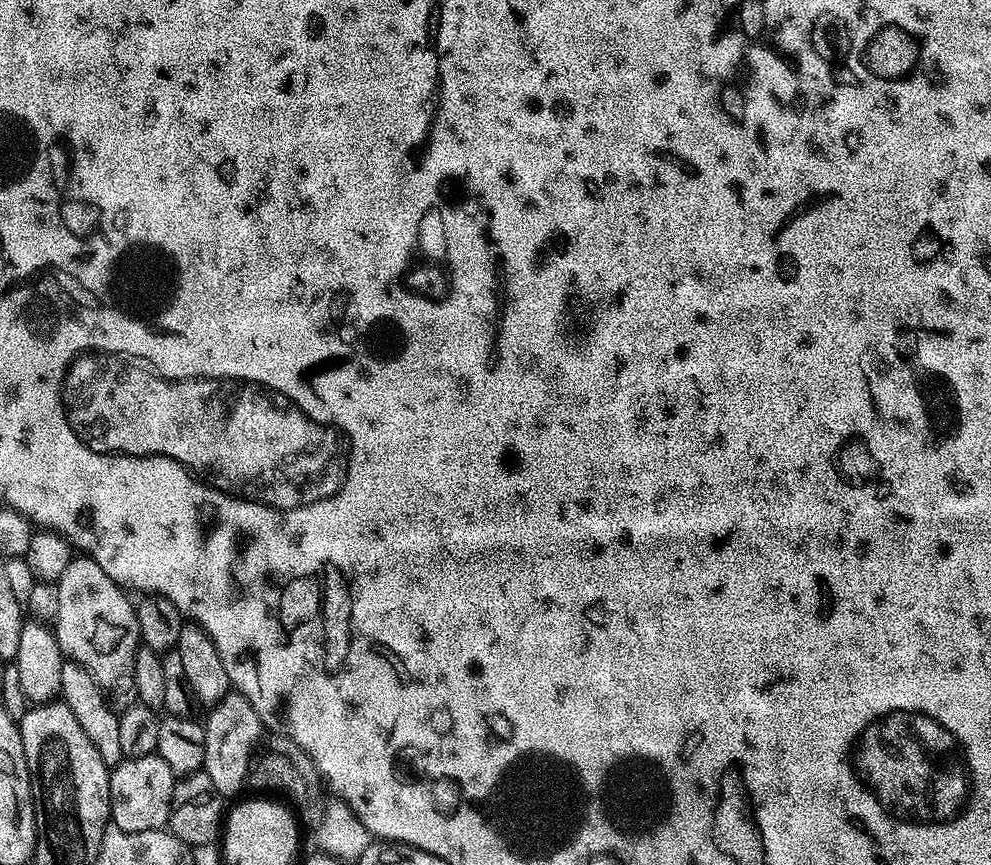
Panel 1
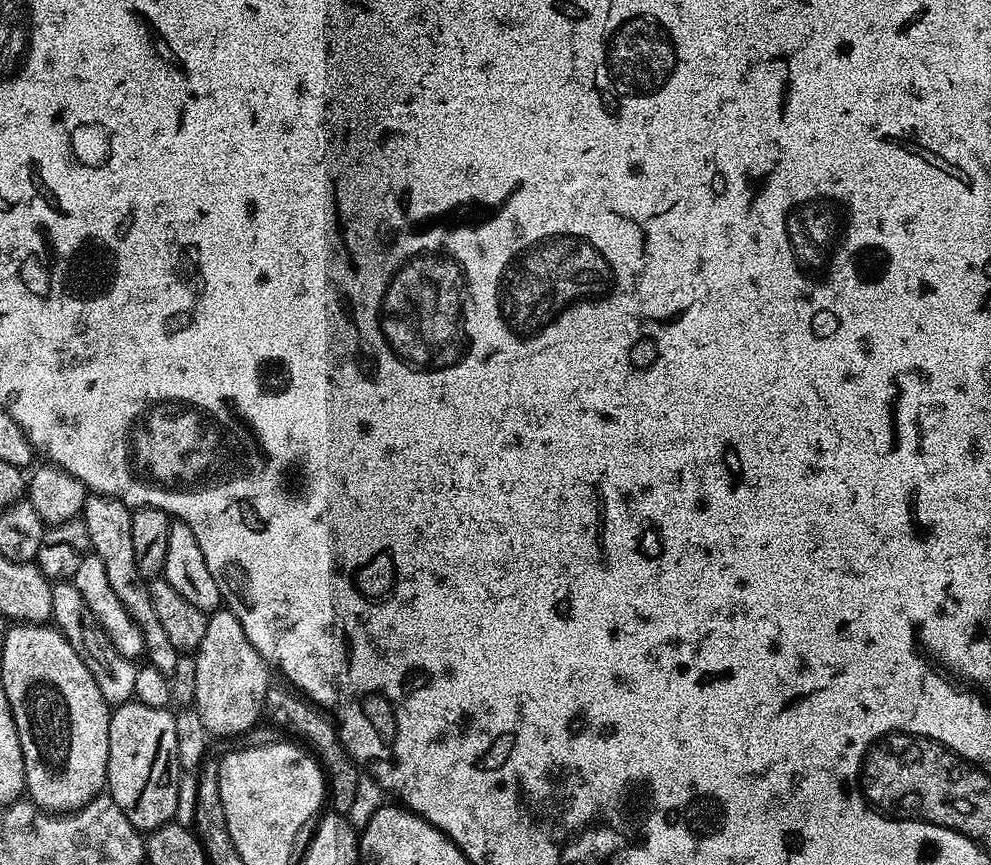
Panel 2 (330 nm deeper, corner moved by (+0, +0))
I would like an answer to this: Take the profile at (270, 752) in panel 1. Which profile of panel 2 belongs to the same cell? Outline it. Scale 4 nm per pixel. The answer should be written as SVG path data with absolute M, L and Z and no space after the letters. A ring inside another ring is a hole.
M269 686L266 690L264 716L267 719L272 719L278 727L285 728L286 731L293 732L294 735L301 736L305 740L303 743L311 749L315 759L322 765L322 771L326 777L326 792L330 797L331 811L347 814L351 804L354 803L358 782L362 775L361 769L357 767L348 751L344 749L335 723L321 709L309 703L303 695L289 690L287 687L284 688Z

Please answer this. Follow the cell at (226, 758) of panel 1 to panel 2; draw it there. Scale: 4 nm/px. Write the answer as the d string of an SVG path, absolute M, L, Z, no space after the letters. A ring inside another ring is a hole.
M227 610L211 613L206 622L206 635L202 637L195 658L198 682L194 707L198 710L198 718L202 718L202 726L206 726L213 737L240 736L250 731L264 716L270 666L262 654L250 646L242 622Z

